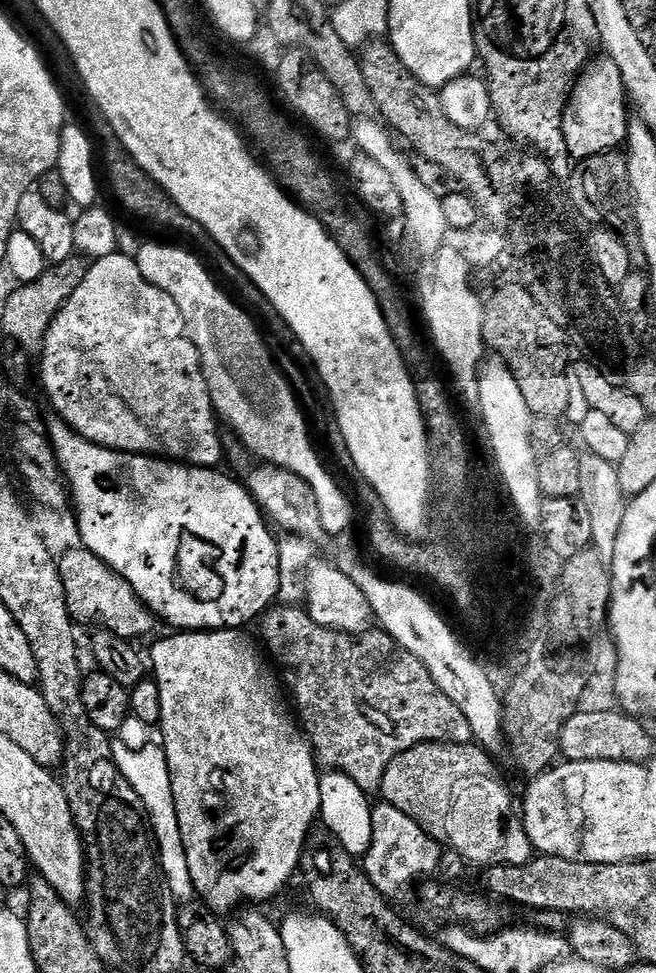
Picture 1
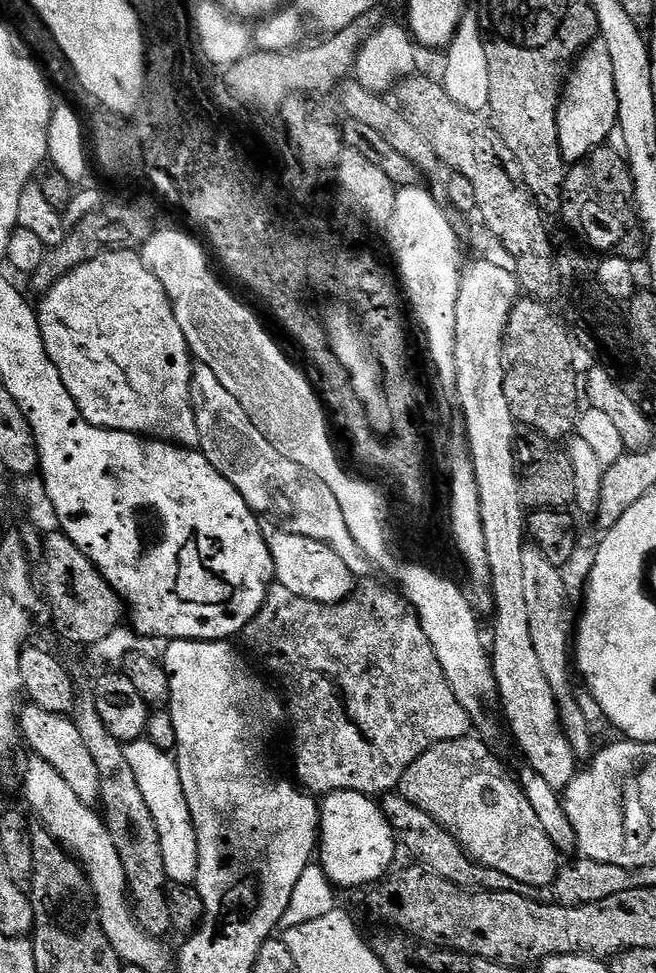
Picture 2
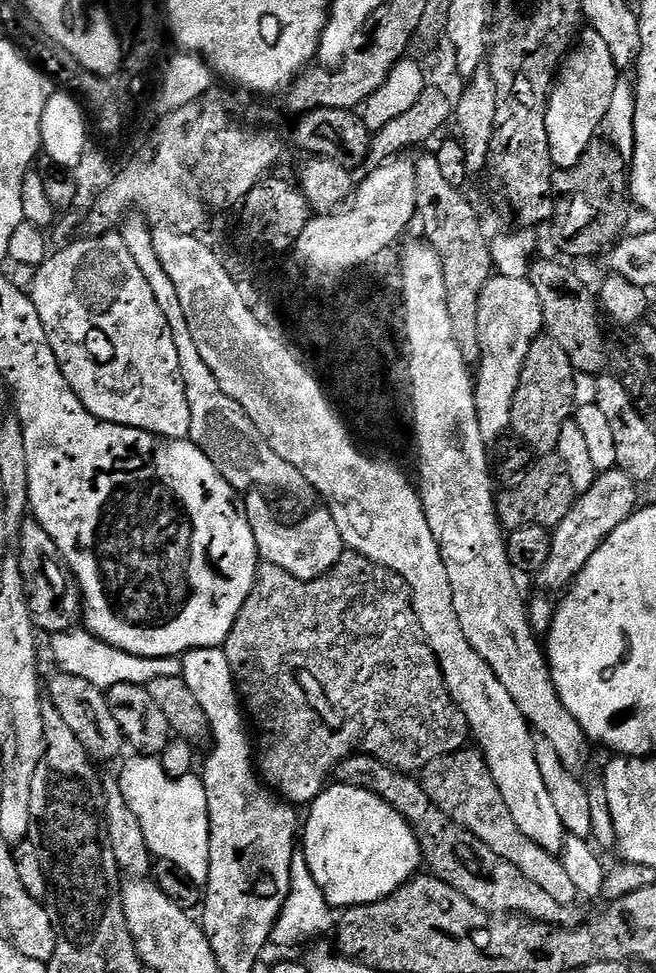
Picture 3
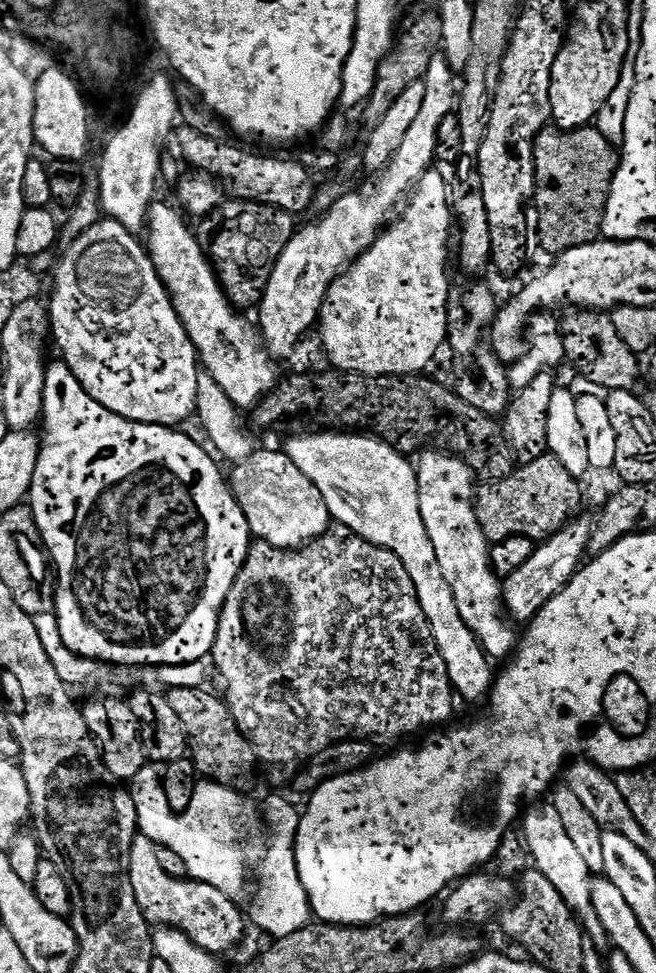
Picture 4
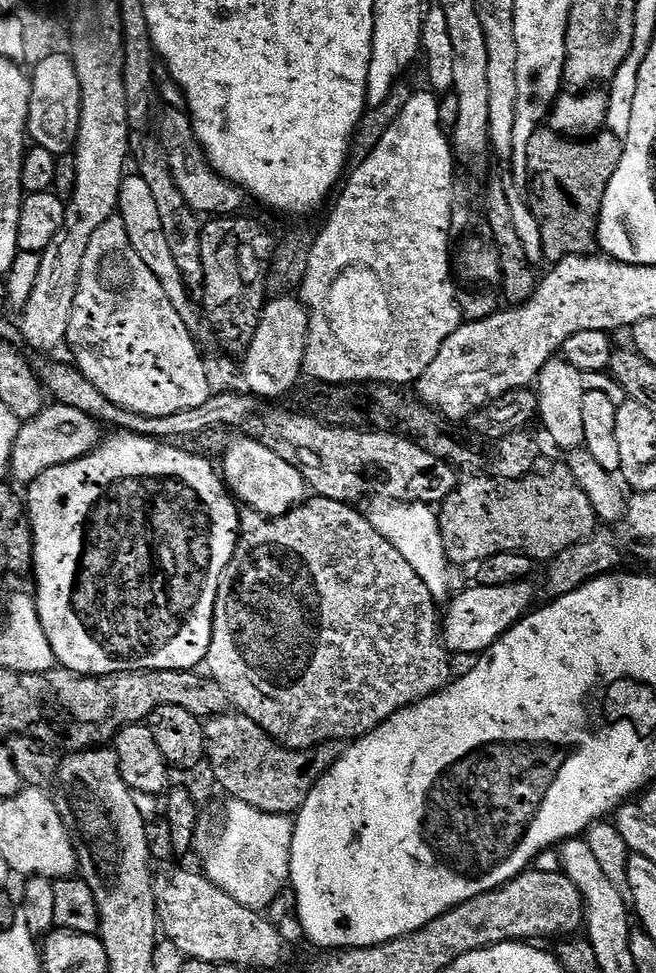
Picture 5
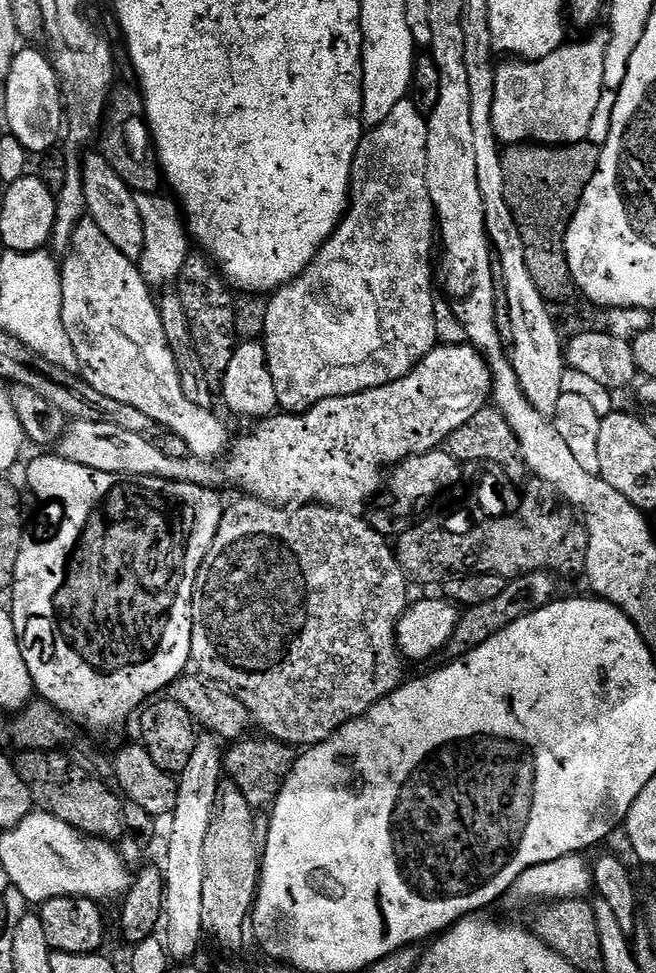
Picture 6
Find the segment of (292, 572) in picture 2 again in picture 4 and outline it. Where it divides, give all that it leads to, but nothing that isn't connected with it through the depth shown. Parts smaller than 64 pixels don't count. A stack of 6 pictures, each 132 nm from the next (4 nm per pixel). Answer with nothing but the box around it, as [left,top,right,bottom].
[230,450,333,550]

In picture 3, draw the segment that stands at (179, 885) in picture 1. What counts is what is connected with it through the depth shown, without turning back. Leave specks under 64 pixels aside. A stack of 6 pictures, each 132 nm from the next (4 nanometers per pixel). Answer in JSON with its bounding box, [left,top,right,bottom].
[118,754,210,885]

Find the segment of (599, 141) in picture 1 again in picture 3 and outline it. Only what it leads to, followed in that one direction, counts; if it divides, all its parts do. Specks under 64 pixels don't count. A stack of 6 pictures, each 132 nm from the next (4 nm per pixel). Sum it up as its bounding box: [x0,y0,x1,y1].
[546,26,622,169]

